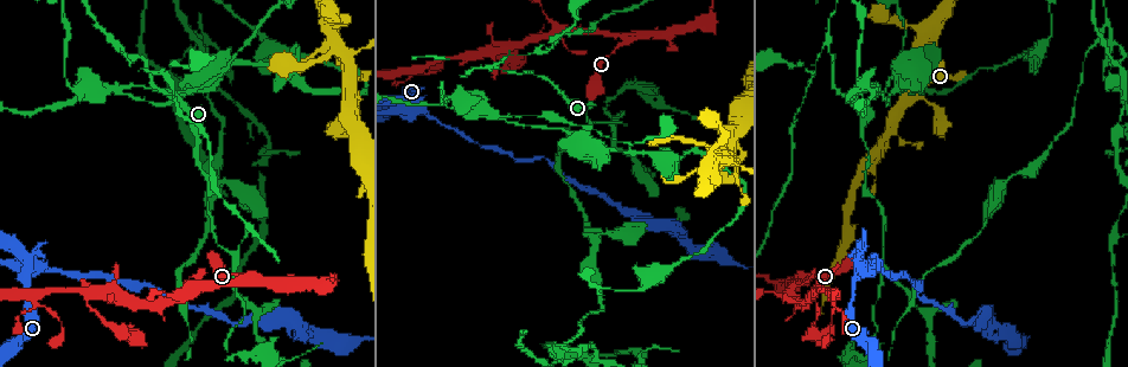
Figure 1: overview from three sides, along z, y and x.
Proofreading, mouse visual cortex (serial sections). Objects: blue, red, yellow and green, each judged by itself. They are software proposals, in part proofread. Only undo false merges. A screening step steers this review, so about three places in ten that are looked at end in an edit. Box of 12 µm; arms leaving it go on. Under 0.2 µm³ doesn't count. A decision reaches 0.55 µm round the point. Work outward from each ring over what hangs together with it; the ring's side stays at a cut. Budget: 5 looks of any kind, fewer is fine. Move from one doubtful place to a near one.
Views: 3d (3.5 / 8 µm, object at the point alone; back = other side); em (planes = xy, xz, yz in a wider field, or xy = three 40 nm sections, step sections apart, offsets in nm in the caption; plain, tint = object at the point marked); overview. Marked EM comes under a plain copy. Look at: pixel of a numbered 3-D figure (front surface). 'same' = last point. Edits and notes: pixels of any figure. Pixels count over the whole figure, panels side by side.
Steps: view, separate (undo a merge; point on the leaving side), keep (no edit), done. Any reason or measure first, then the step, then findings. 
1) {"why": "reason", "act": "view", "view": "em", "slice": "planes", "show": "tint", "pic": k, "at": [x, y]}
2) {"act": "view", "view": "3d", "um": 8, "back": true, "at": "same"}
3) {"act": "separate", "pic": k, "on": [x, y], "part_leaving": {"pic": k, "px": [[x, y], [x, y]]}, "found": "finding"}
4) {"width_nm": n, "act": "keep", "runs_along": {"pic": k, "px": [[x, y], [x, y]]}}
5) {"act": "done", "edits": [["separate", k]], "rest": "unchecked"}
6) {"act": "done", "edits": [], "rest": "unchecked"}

{"why": "looks like a crossing", "act": "view", "view": "3d", "um": 3.5, "back": true, "pic": 1, "at": [28, 271]}

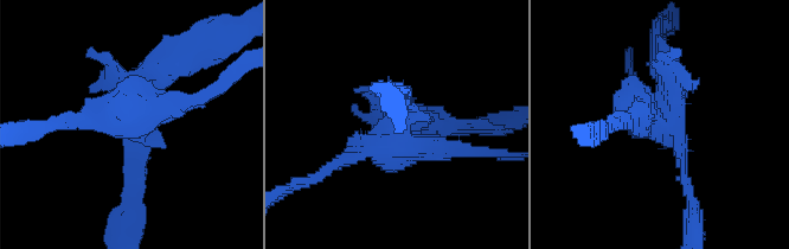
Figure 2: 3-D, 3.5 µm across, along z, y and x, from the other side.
{"act": "view", "view": "em", "slice": "xy", "step": 2, "show": "tint", "pic": 2, "at": [672, 124]}

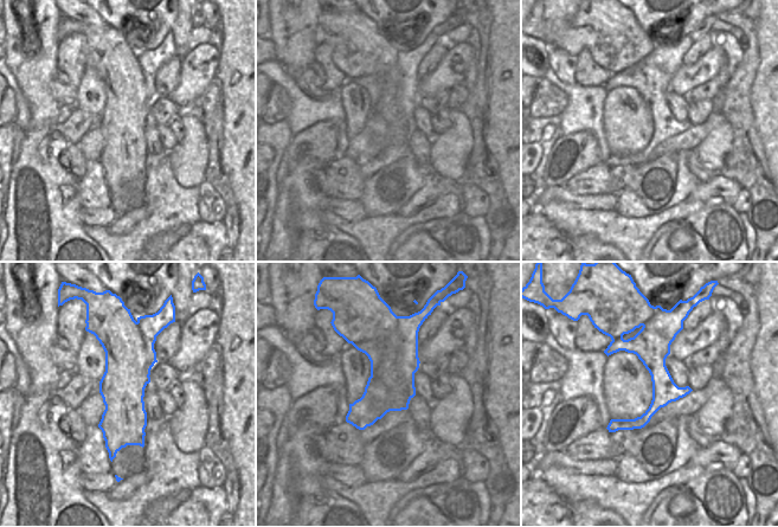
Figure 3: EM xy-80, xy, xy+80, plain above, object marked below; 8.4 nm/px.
{"act": "separate", "pic": 2, "on": [179, 95], "part_leaving": {"pic": 2, "px": [[130, 120], [76, 116], [33, 127]]}, "found": "a second cell is stuck on"}

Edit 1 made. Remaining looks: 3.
{"act": "view", "view": "overview"}

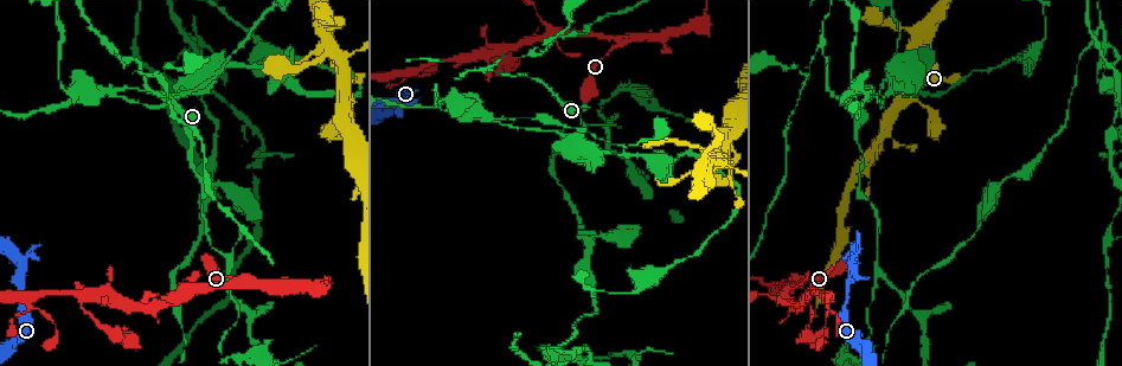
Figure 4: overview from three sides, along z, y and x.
{"why": "side arm on a straight run", "act": "view", "view": "3d", "um": 3.5, "back": true, "pic": 4, "at": [878, 273]}

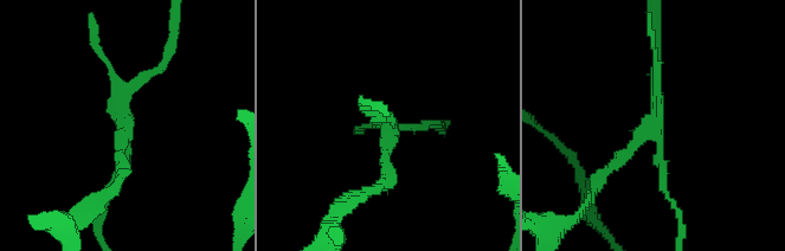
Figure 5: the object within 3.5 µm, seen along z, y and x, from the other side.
{"arms": 3, "arm_widths_nm": [150, 150, 150], "act": "view", "view": "em", "slice": "xy", "step": 5, "show": "tint", "pic": 5, "at": [123, 127]}

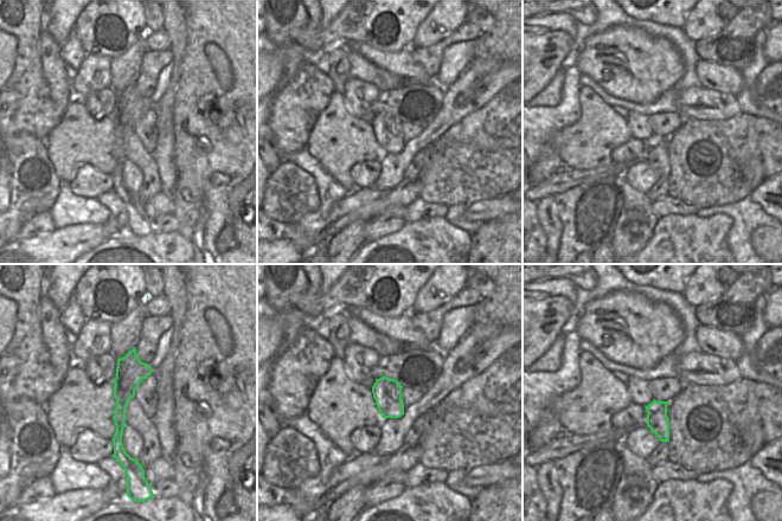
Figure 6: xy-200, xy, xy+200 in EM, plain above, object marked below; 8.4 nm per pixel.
{"act": "separate", "pic": 5, "on": [98, 50], "border": {"pic": 6, "px": [[126, 355], [128, 368], [115, 384]]}, "found": "a second cell is stuck on"}

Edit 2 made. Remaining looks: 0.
{"act": "done", "edits": [["separate", 2], ["separate", 5]], "rest": "unchecked"}

